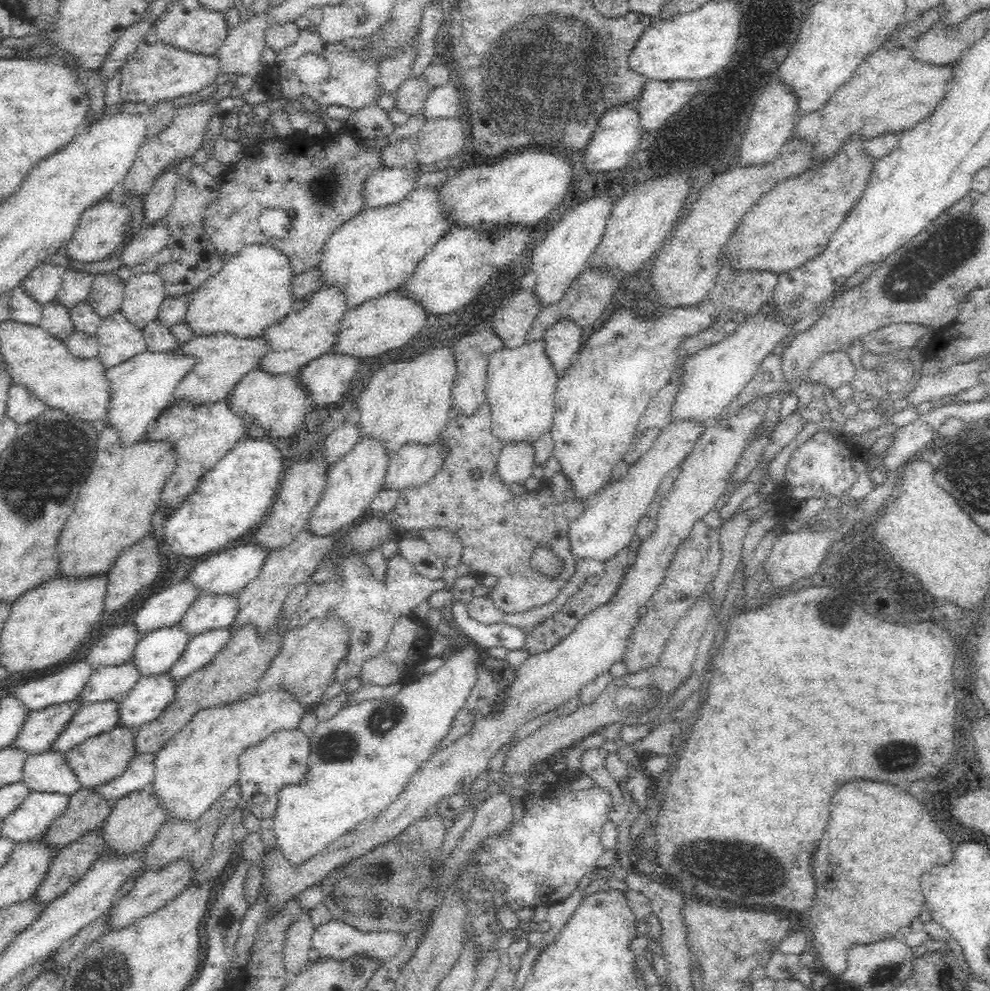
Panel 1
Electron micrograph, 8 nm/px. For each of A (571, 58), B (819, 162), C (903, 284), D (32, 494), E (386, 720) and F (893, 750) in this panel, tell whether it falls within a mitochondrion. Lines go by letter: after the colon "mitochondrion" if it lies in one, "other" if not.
A: mitochondrion
B: other
C: mitochondrion
D: mitochondrion
E: mitochondrion
F: mitochondrion

